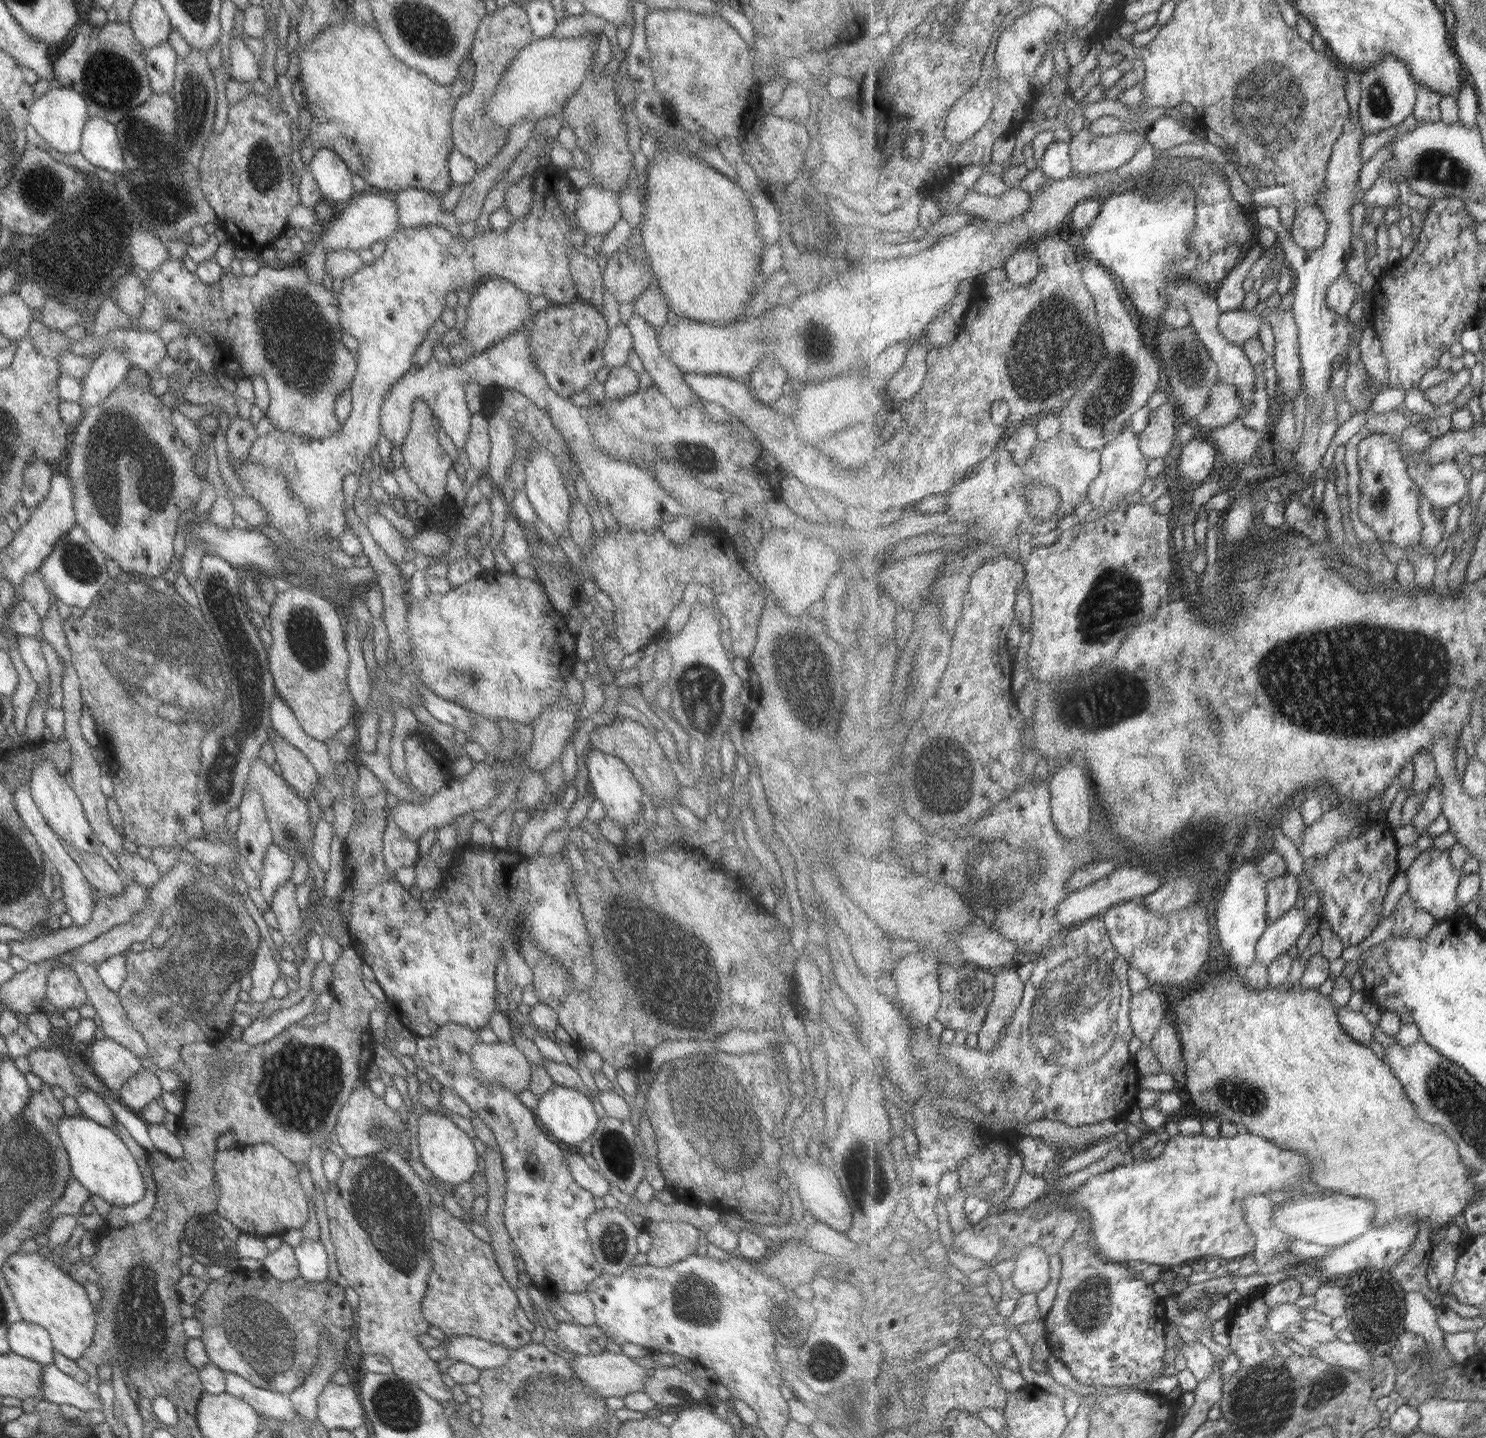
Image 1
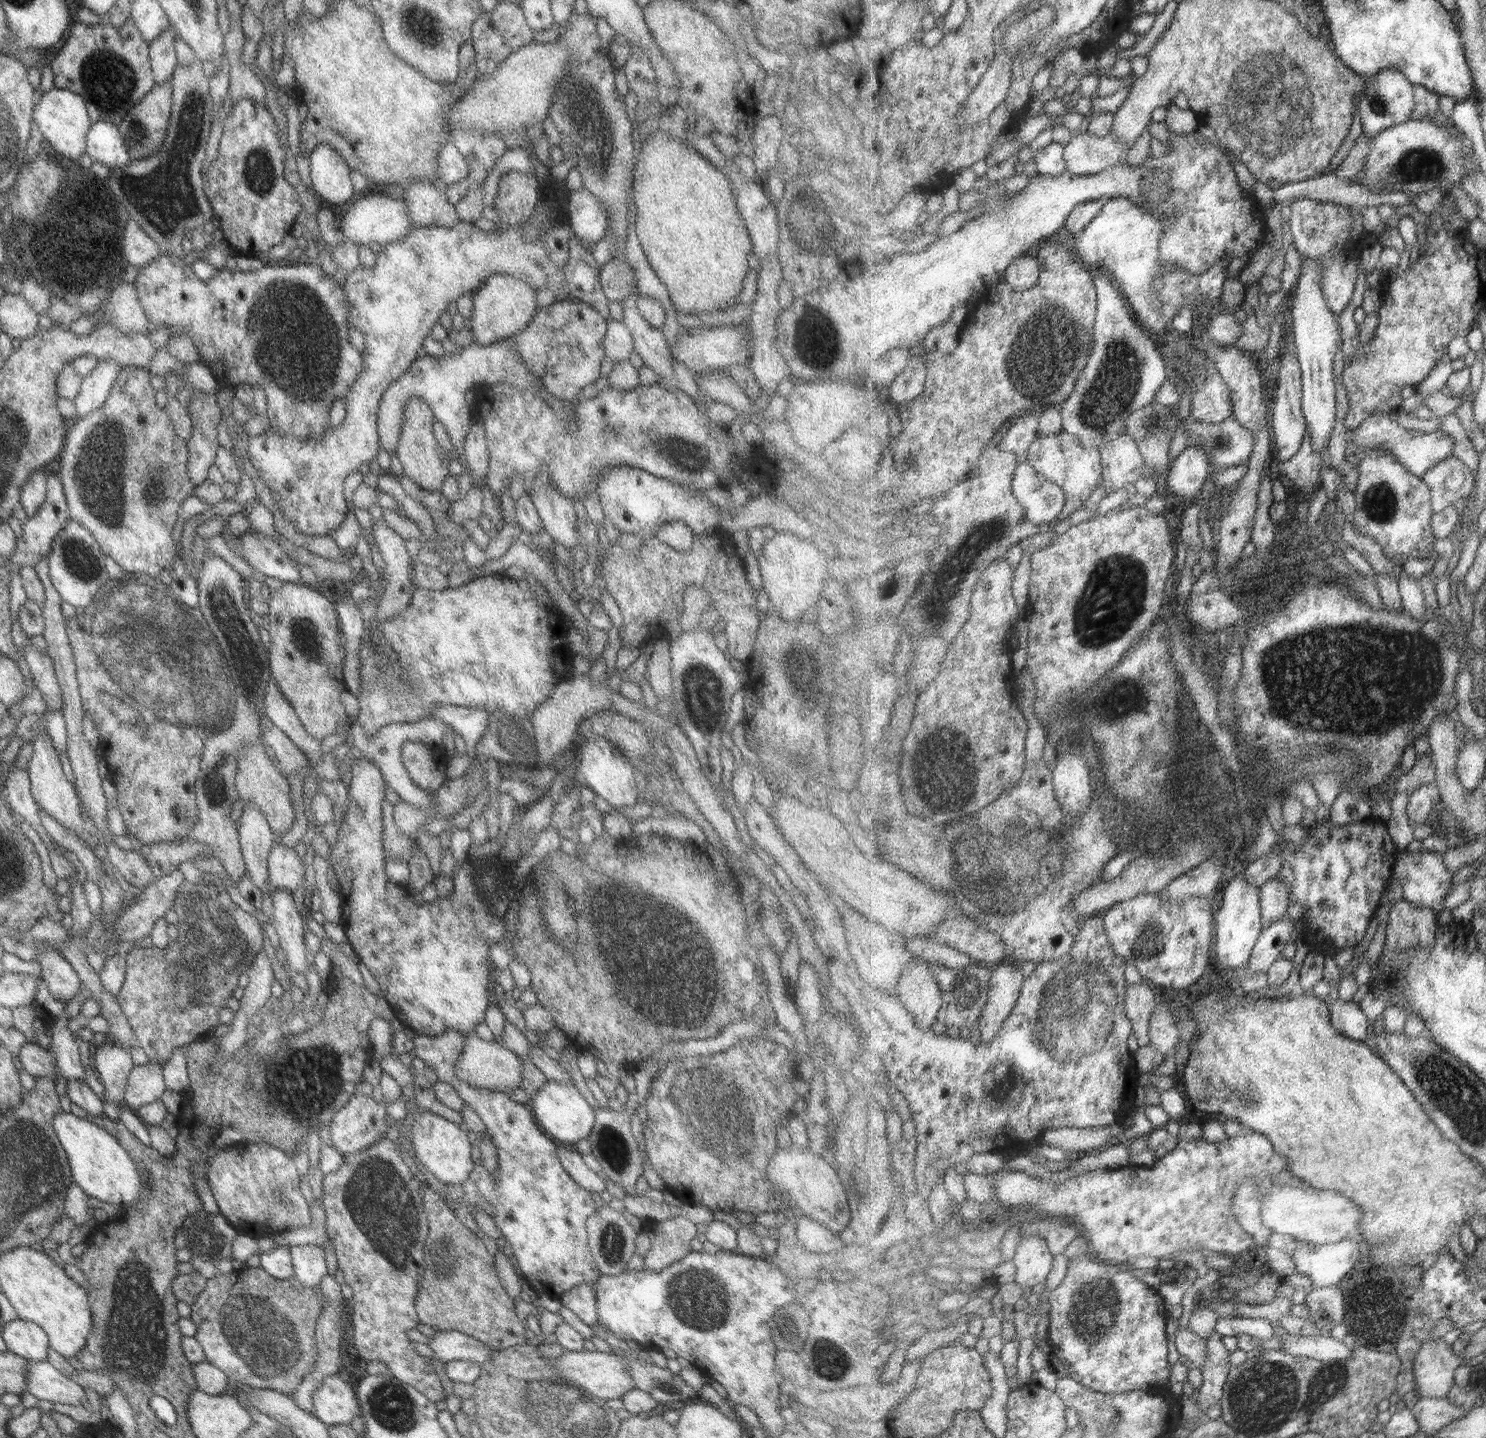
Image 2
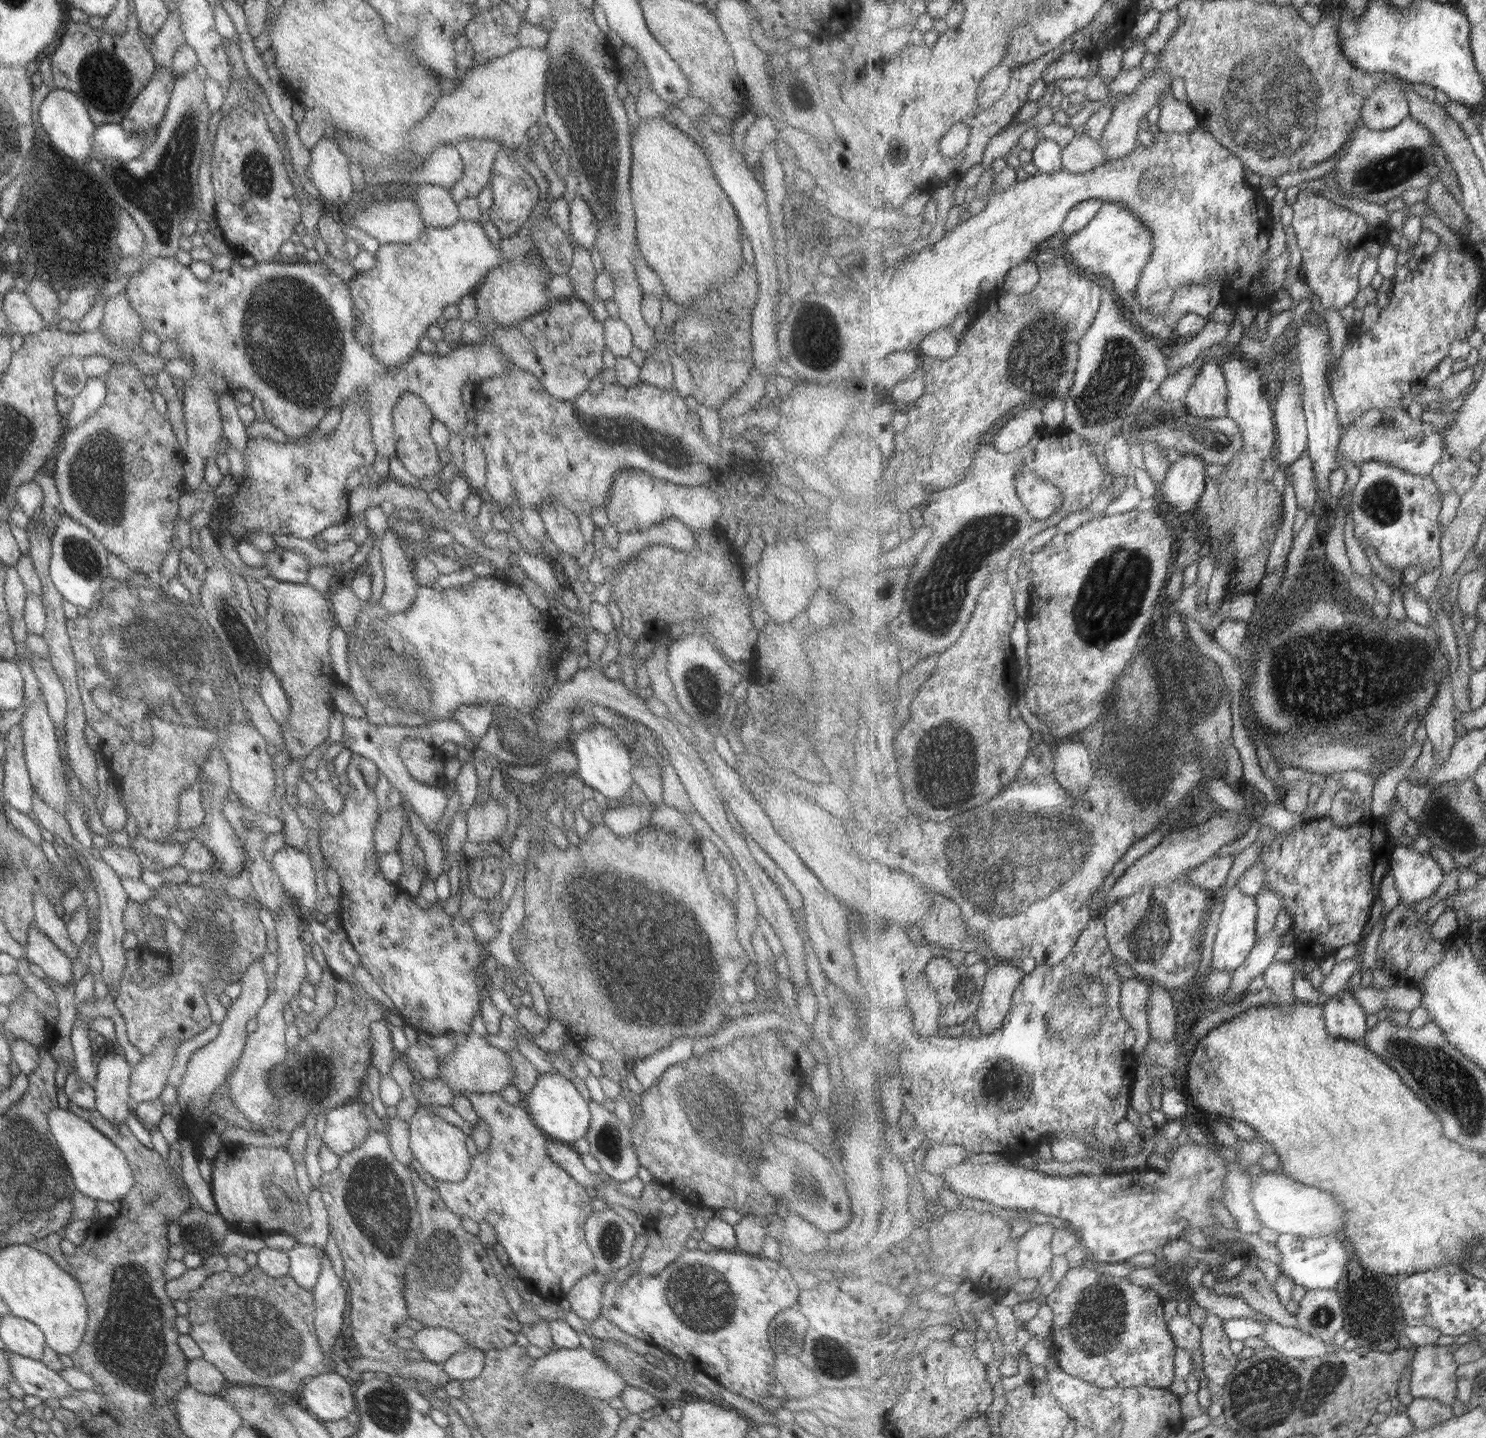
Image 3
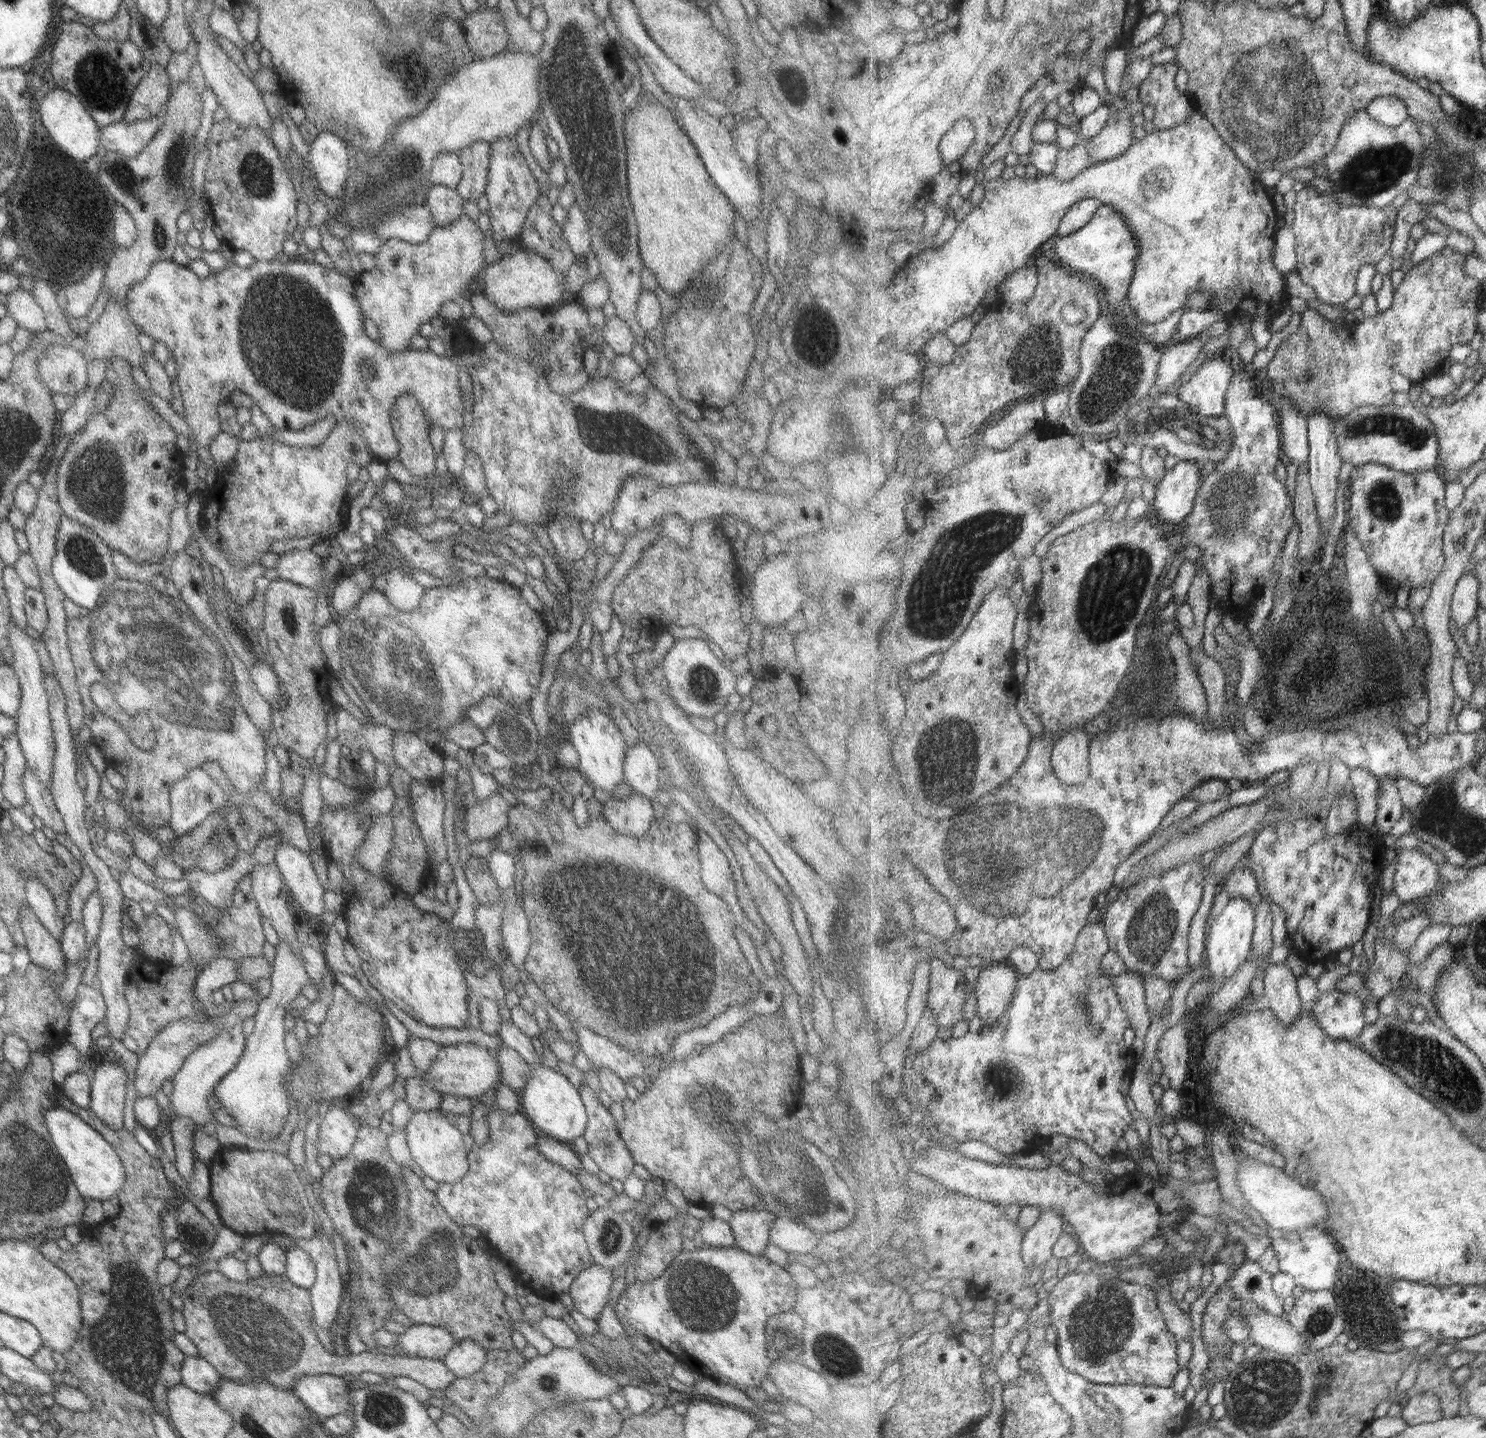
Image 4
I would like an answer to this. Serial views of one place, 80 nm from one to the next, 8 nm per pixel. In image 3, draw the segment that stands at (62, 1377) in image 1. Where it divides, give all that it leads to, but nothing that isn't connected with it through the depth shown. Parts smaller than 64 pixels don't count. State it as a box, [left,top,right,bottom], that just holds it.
[7,1352,76,1402]

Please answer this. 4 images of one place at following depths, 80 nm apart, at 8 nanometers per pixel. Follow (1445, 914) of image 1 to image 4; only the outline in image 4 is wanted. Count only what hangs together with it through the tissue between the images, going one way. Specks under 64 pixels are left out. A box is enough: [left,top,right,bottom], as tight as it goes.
[1393,848,1443,904]

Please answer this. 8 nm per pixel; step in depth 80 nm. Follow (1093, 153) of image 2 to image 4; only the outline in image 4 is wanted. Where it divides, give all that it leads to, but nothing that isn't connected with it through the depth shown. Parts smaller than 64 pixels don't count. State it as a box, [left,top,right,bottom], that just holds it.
[1053,139,1094,181]

